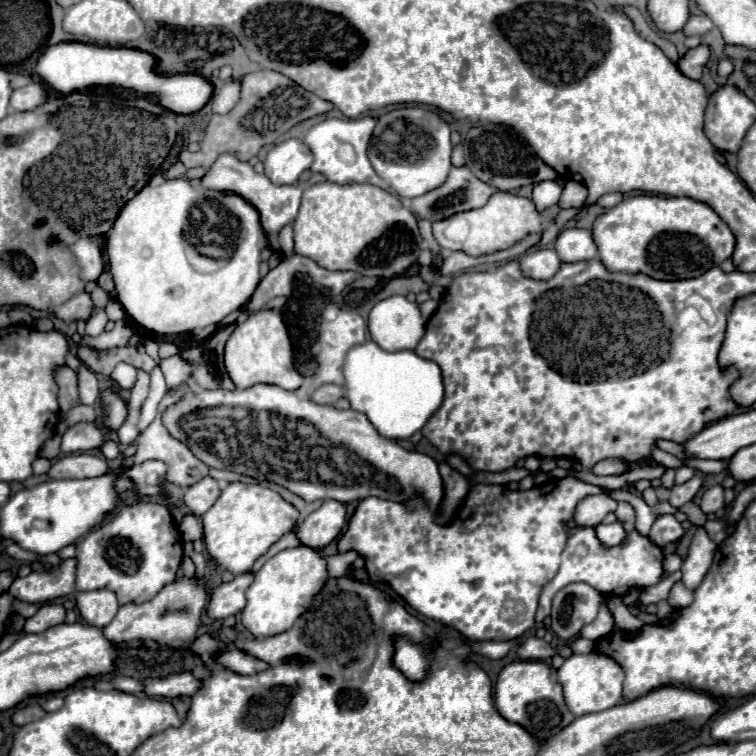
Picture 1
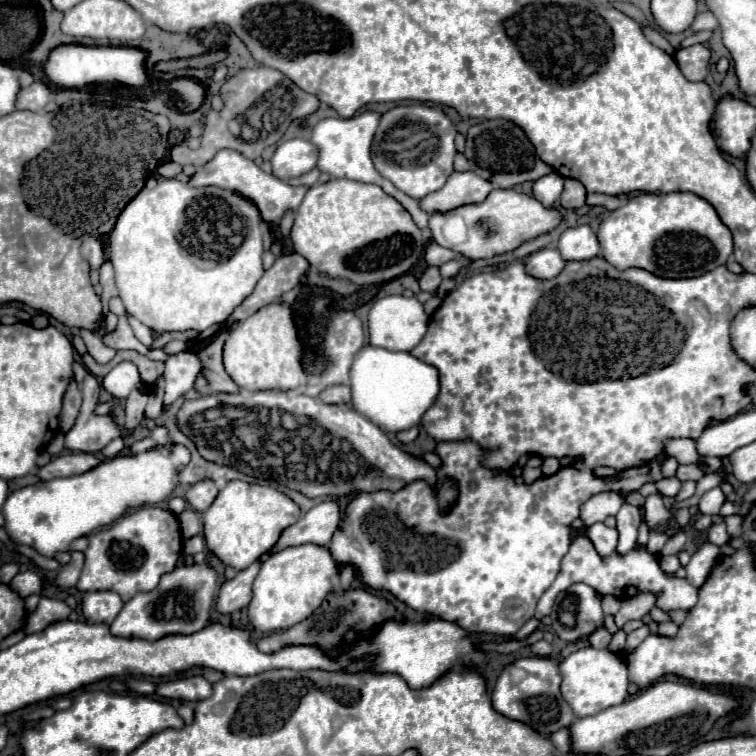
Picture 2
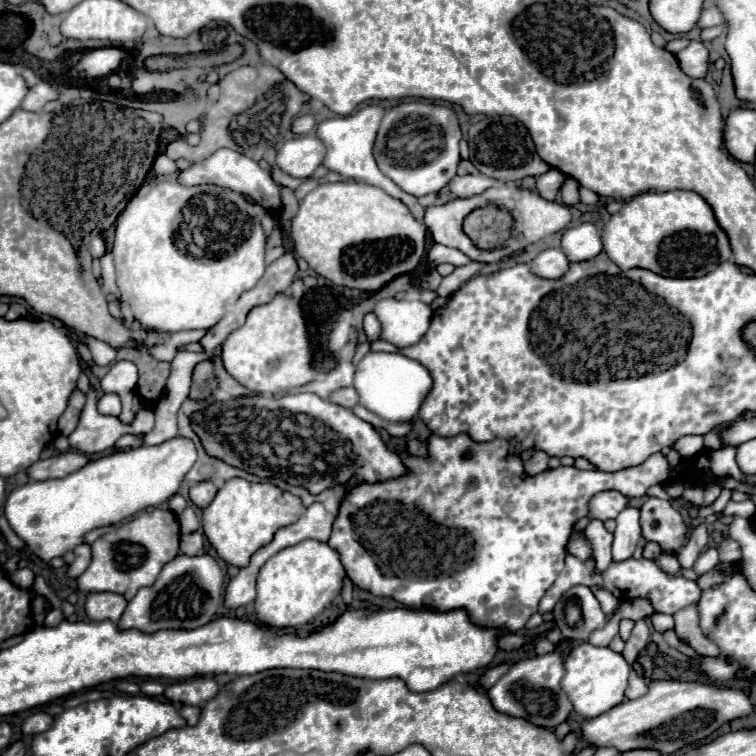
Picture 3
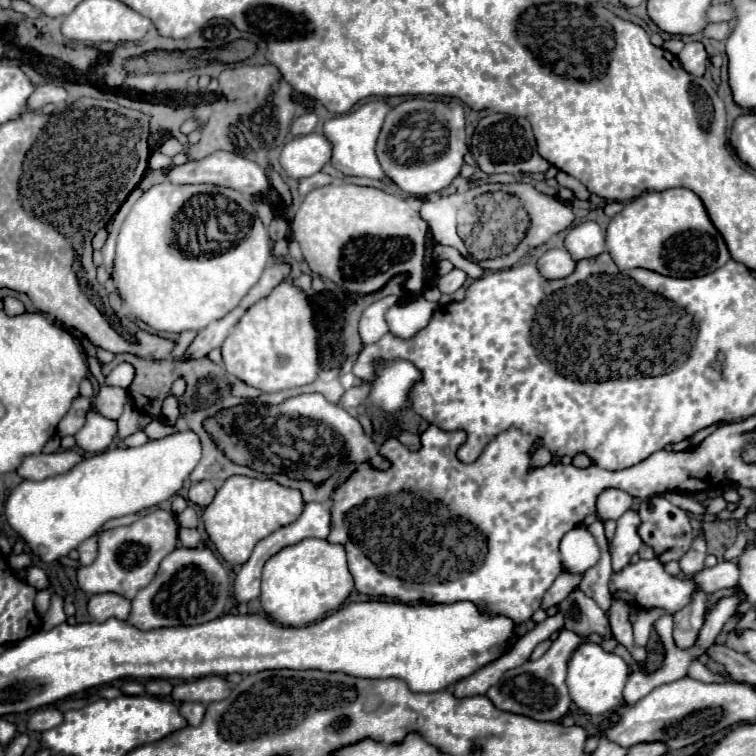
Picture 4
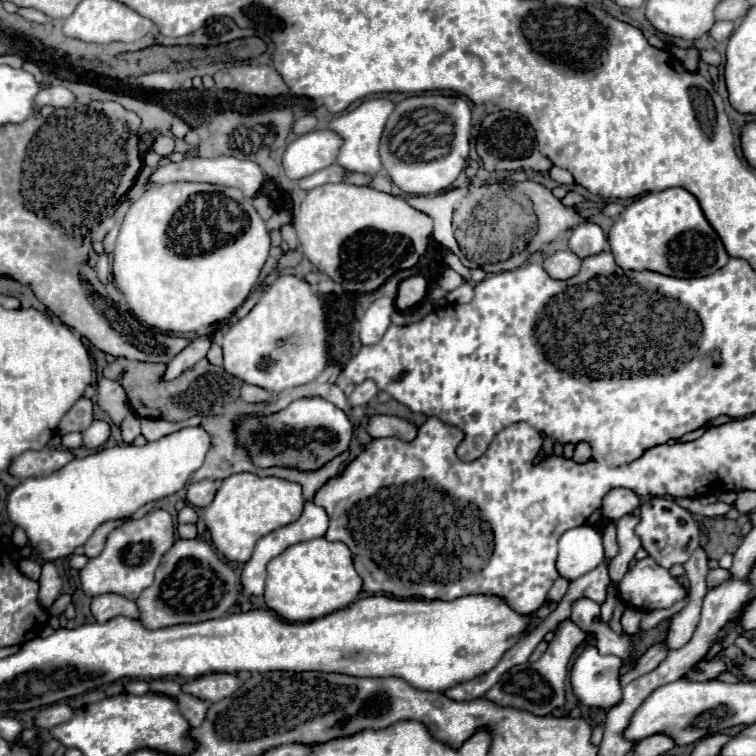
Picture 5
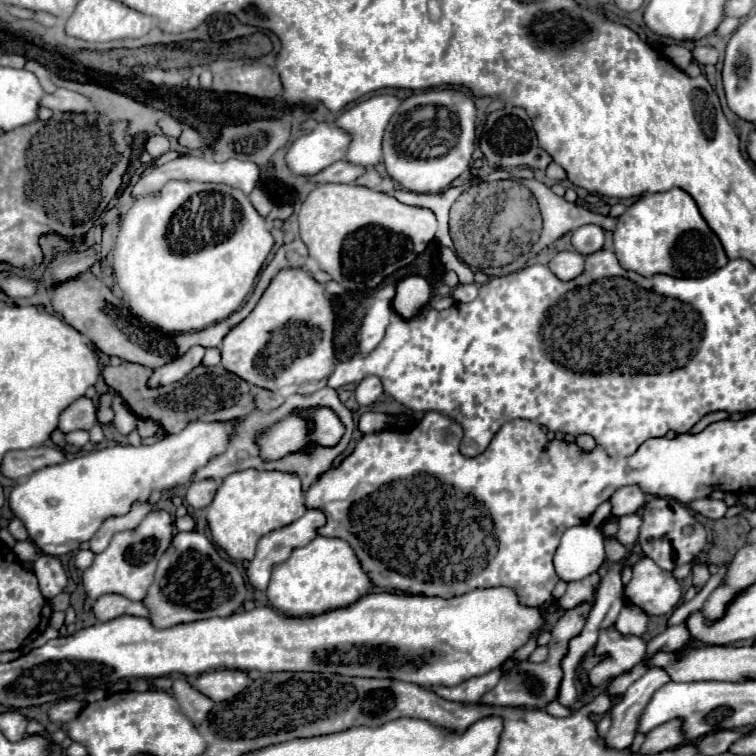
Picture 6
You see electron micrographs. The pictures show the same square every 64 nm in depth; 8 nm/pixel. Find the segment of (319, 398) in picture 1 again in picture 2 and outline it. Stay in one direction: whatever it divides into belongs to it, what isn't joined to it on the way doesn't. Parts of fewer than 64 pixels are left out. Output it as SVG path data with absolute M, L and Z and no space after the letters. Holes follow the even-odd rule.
M328 386L318 398L326 404L346 404L350 402L350 386Z

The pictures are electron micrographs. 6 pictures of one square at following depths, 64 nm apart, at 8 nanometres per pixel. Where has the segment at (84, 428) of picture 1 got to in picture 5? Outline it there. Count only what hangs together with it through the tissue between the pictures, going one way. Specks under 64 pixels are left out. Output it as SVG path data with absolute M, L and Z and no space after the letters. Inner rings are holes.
M94 420L84 432L82 432L82 440L84 440L84 446L90 448L90 450L96 450L100 446L104 446L104 442L108 440L110 436L110 426L102 420Z

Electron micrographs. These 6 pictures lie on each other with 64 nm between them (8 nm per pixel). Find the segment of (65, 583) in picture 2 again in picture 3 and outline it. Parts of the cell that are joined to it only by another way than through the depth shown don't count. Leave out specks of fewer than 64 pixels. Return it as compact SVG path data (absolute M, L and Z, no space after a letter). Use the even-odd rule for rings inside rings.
M80 544L80 546L76 546L74 548L74 562L68 566L68 578L78 578L84 570L86 570L86 566L90 564L90 546L88 544Z

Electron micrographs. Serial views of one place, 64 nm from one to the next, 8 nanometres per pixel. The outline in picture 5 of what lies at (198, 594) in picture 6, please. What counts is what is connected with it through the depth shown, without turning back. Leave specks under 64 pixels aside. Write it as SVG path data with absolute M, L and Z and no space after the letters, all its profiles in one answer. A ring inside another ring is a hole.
M202 538L176 540L164 554L152 586L148 586L136 600L140 608L140 622L144 628L166 628L176 624L194 624L212 618L222 618L240 596L240 578L222 562L212 546Z

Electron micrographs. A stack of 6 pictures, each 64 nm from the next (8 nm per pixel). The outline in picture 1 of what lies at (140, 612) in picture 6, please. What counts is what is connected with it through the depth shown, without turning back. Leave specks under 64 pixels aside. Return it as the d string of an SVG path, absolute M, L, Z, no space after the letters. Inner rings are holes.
M110 590L78 592L76 606L78 606L80 616L86 620L86 624L96 626L96 628L104 628L106 624L110 624L120 608L116 594Z

